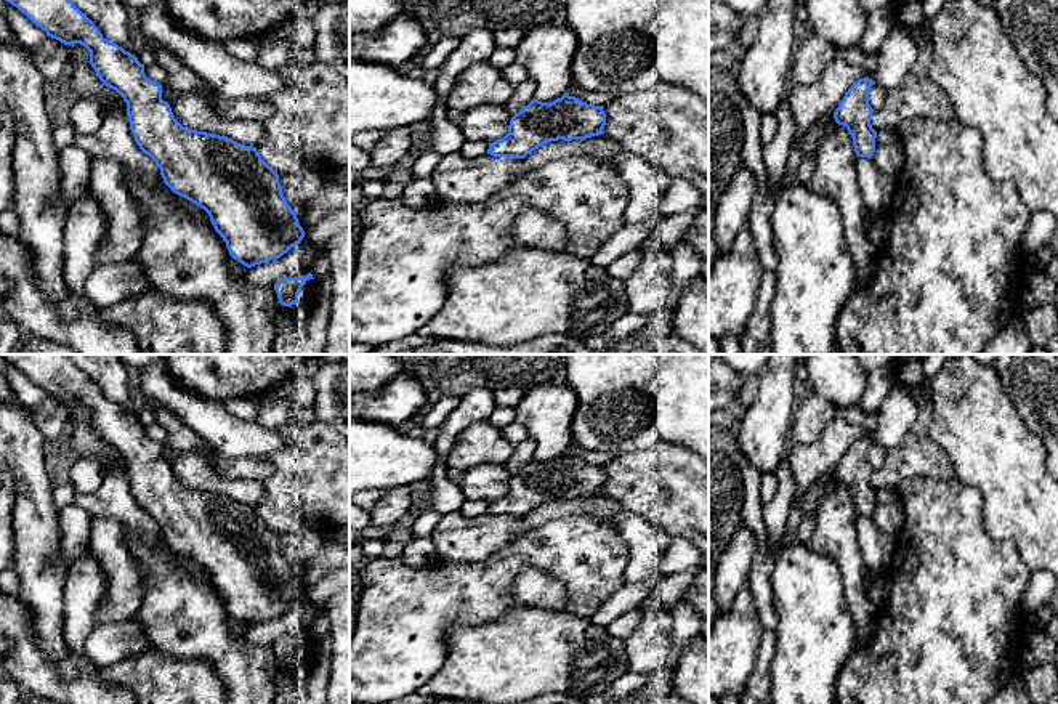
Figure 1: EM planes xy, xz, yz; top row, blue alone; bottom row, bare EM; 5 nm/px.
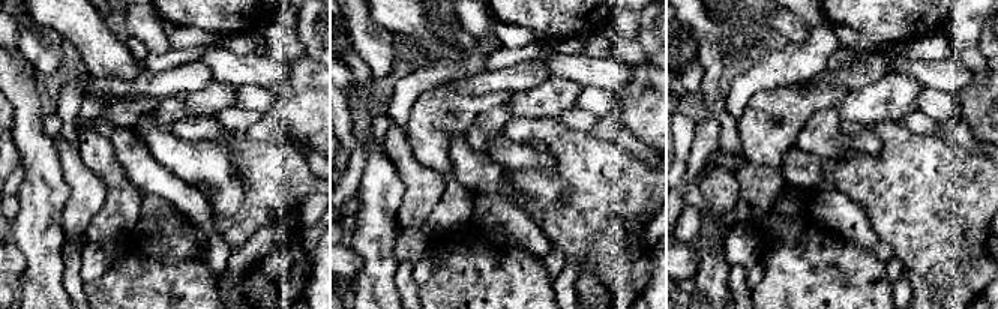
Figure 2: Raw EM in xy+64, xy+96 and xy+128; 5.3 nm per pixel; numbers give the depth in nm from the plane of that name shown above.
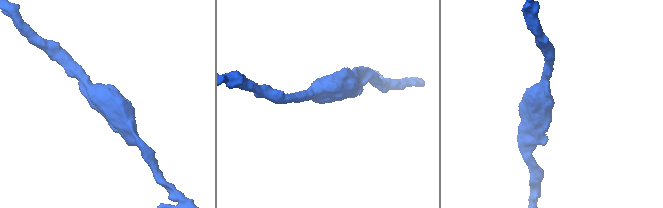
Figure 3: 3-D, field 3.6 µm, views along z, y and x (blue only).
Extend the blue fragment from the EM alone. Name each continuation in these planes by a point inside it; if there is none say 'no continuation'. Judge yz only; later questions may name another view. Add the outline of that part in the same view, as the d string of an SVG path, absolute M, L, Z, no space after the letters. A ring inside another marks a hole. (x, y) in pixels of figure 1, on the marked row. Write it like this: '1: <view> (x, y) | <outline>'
no continuation

